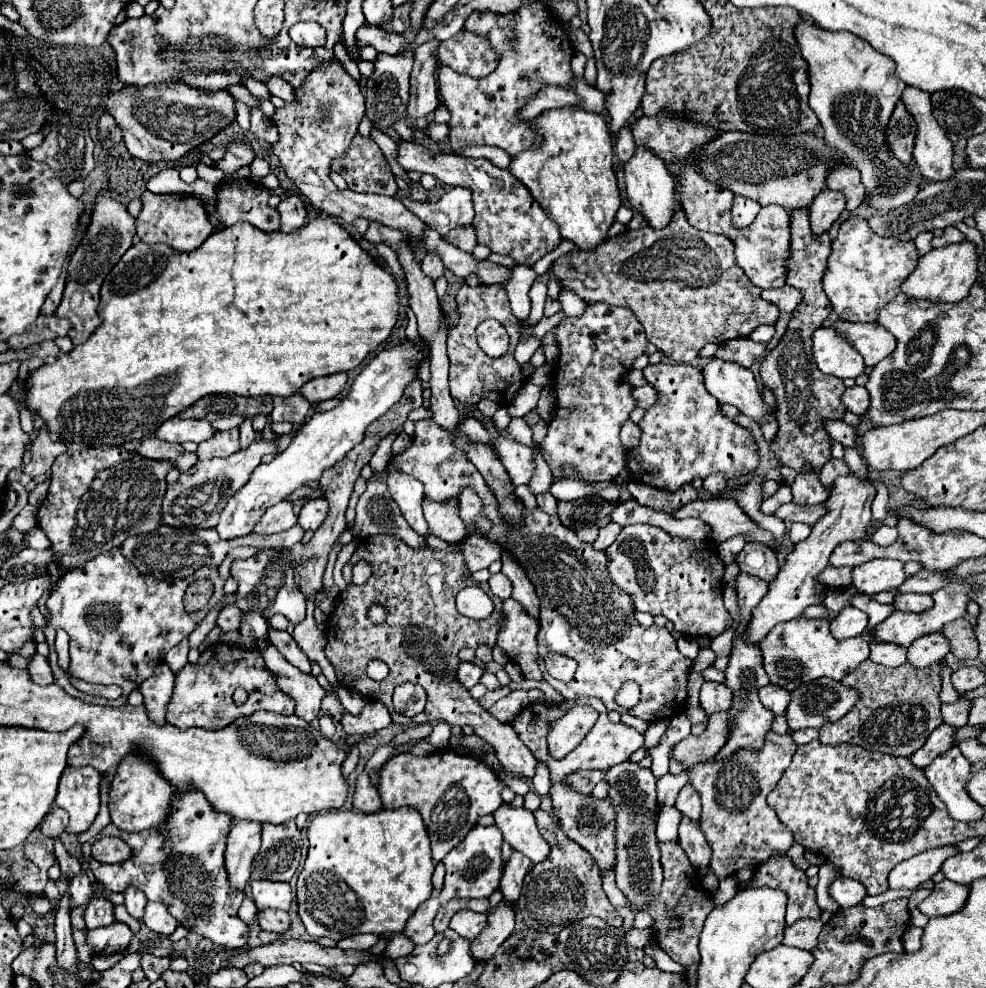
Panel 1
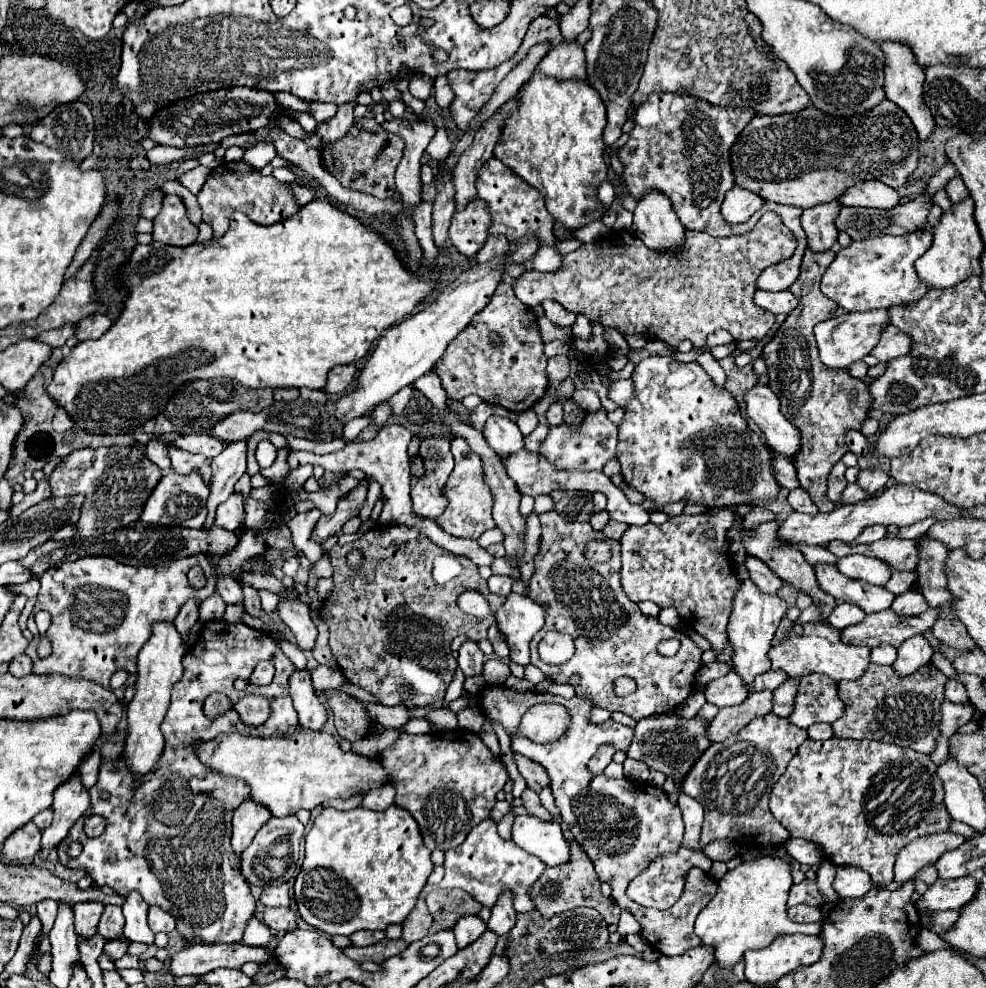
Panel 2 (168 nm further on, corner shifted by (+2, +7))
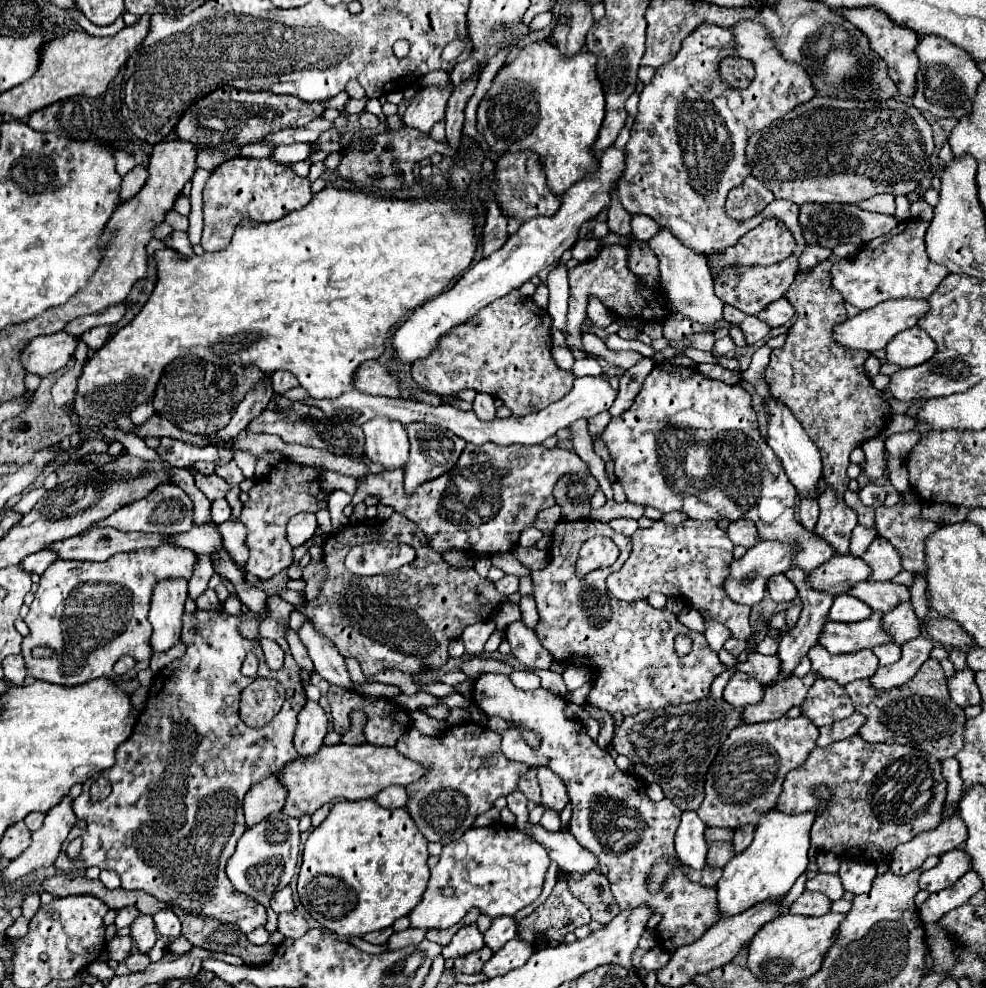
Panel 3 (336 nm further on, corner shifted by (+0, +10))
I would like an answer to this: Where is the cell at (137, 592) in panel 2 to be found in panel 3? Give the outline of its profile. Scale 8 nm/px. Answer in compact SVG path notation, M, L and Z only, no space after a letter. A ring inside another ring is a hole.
M175 545L117 553L103 563L53 561L53 565L41 573L39 589L25 617L31 629L23 639L27 675L59 685L79 685L97 677L111 679L119 685L129 681L129 677L113 675L113 665L123 655L131 655L137 661L133 673L149 669L153 651L149 645L151 625L147 613L153 587L161 579L191 579L195 565L197 555ZM37 645L53 647L55 655L49 659L35 659L31 649Z

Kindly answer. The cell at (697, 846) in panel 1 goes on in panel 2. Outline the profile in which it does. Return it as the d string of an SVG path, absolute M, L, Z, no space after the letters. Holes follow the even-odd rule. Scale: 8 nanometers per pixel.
M679 848L677 852L673 852L673 854L667 856L667 864L649 864L635 880L631 880L629 890L627 890L627 896L631 900L635 900L637 904L641 904L641 906L657 908L657 910L667 910L681 896L683 886L685 886L687 872L691 868L701 868L703 872L709 872L711 870L711 864L713 862L703 852L691 852L689 848Z

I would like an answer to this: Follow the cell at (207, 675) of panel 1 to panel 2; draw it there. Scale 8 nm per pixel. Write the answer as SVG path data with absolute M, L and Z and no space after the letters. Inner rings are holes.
M217 620L217 622L207 622L207 624L203 624L203 630L201 630L199 638L197 638L195 644L189 648L189 652L183 656L183 678L181 678L179 682L175 682L175 686L173 686L173 690L171 690L169 712L165 714L165 720L163 720L163 724L161 724L161 732L163 732L163 736L165 736L165 748L163 748L163 754L161 754L157 766L155 766L151 772L147 772L145 776L139 776L139 778L137 778L137 776L127 768L123 756L119 756L115 762L101 760L97 784L95 784L93 788L89 788L89 794L91 794L91 808L87 810L87 814L99 814L99 816L103 816L105 822L107 822L107 824L105 824L105 832L103 832L99 838L87 838L85 832L83 832L83 818L79 818L79 820L75 822L75 826L69 830L69 838L71 838L71 840L79 840L79 842L83 844L83 852L81 852L79 858L69 858L69 856L63 852L63 854L59 854L59 862L61 862L63 866L67 866L67 868L85 870L85 872L95 880L97 886L103 886L103 884L105 884L105 886L113 888L117 894L127 896L127 892L133 892L133 890L139 892L139 894L143 896L143 900L145 900L149 906L159 906L159 908L163 908L165 912L169 912L173 918L177 918L175 922L177 922L179 934L181 934L183 938L187 938L189 942L241 942L243 930L245 930L247 922L255 916L255 898L251 896L249 884L243 880L243 876L241 876L241 872L239 872L239 856L233 852L229 840L231 840L231 818L233 818L233 812L235 812L235 808L237 808L243 800L249 798L251 790L249 790L247 782L243 782L243 780L239 780L239 778L233 778L233 776L221 776L219 772L215 772L215 770L207 768L205 764L201 764L199 758L197 758L197 748L195 748L195 744L215 740L215 738L217 738L219 734L223 734L223 732L239 732L239 734L245 734L245 736L259 736L259 738L273 738L275 734L279 734L279 736L291 736L291 734L299 728L297 716L295 716L295 708L293 708L293 702L291 702L291 696L289 696L289 678L291 678L293 672L295 672L293 662L281 652L279 644L273 640L273 636L271 636L269 632L253 630L253 628L249 628L249 626L241 624L241 622L239 622L239 624L229 624L229 622L225 622L225 620ZM259 660L269 660L269 662L275 666L273 682L271 682L269 686L253 686L253 684L247 684L245 692L237 692L237 690L233 688L233 682L235 682L237 678L249 680L249 676L251 676L251 672L253 672L253 668L257 666ZM215 692L223 692L223 694L231 700L231 704L235 704L235 702L237 702L241 696L245 696L245 694L263 694L263 696L267 696L267 698L271 700L271 716L269 716L269 720L267 720L263 726L259 726L259 728L253 728L253 726L243 724L243 722L239 720L239 714L237 714L235 710L227 710L223 716L217 716L217 718L211 720L211 718L207 718L207 716L203 714L203 704L205 704L207 696L209 696L209 694L215 694ZM103 790L111 794L109 800L101 800L101 792L103 792Z

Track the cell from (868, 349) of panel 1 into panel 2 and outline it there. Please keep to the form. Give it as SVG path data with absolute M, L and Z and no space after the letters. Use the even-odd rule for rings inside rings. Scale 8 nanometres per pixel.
M889 326L883 332L879 344L871 350L871 354L879 362L891 362L891 360L895 360L899 356L909 354L911 352L911 344L913 344L913 340L911 340L911 336L907 336L907 332L901 332L899 328Z

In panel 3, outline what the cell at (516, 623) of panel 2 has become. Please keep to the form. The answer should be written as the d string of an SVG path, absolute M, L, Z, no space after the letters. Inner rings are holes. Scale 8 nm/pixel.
M521 619L507 627L505 637L511 645L513 657L521 665L527 665L531 669L549 669L551 667L551 663L553 663L551 653L541 647L533 629L529 629Z

